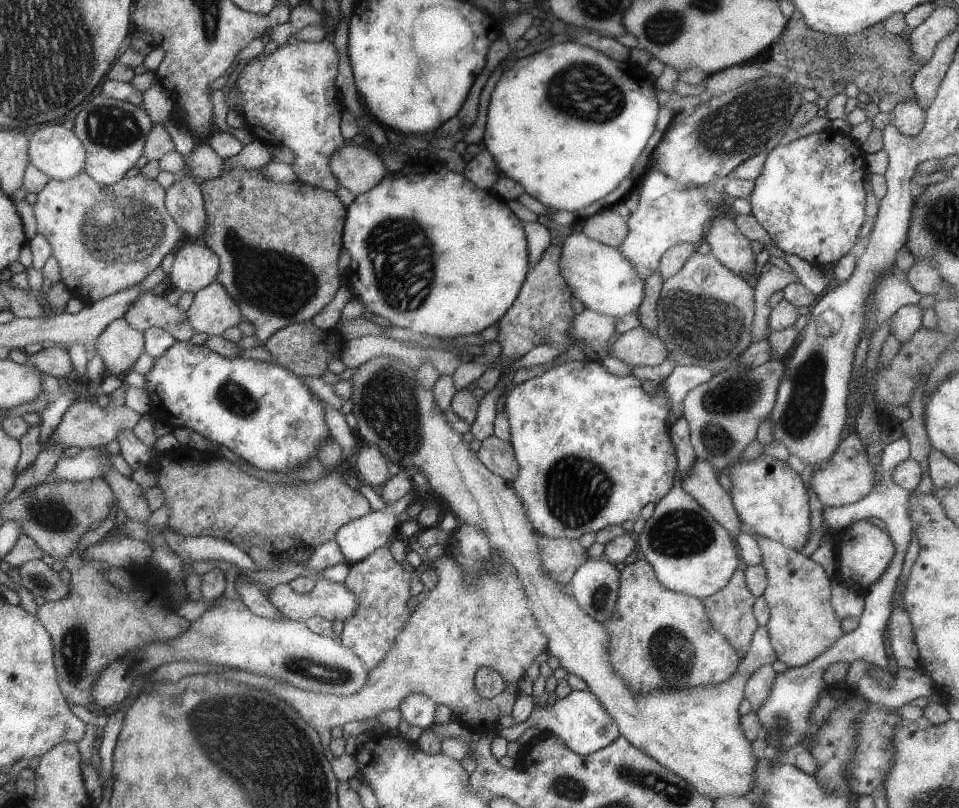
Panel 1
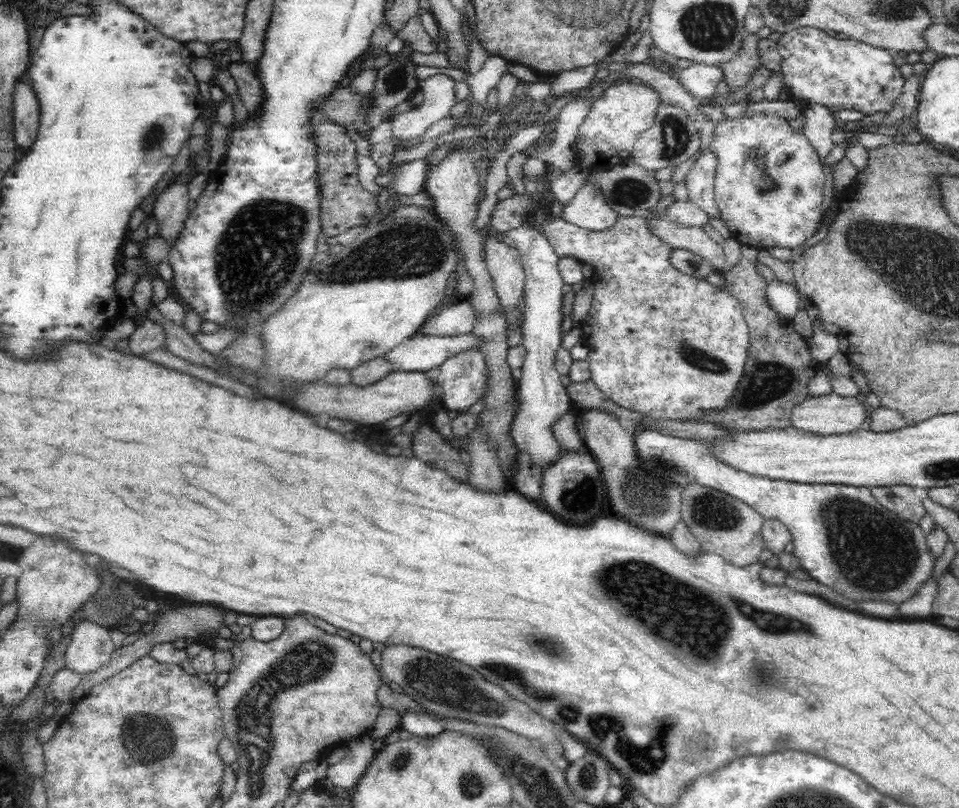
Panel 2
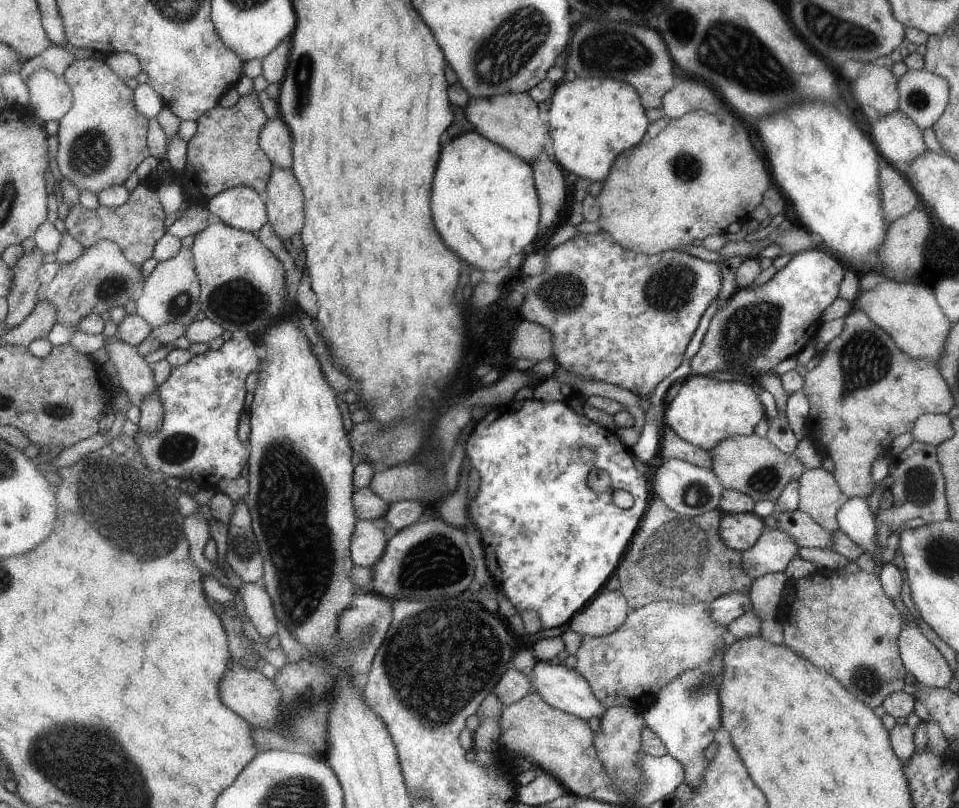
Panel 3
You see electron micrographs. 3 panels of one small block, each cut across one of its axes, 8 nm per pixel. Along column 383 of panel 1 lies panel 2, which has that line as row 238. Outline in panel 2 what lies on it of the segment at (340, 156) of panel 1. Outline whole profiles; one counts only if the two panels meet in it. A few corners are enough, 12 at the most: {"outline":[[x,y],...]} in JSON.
{"outline":[[188,182],[169,184],[154,202],[157,234],[170,245],[188,218]]}

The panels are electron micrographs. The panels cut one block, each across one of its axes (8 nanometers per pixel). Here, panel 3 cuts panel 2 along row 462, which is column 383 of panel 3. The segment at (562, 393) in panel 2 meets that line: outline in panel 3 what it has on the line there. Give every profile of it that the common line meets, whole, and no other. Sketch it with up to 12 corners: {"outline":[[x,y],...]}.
{"outline":[[357,519],[350,544],[357,567],[371,568],[387,540],[369,520]]}

